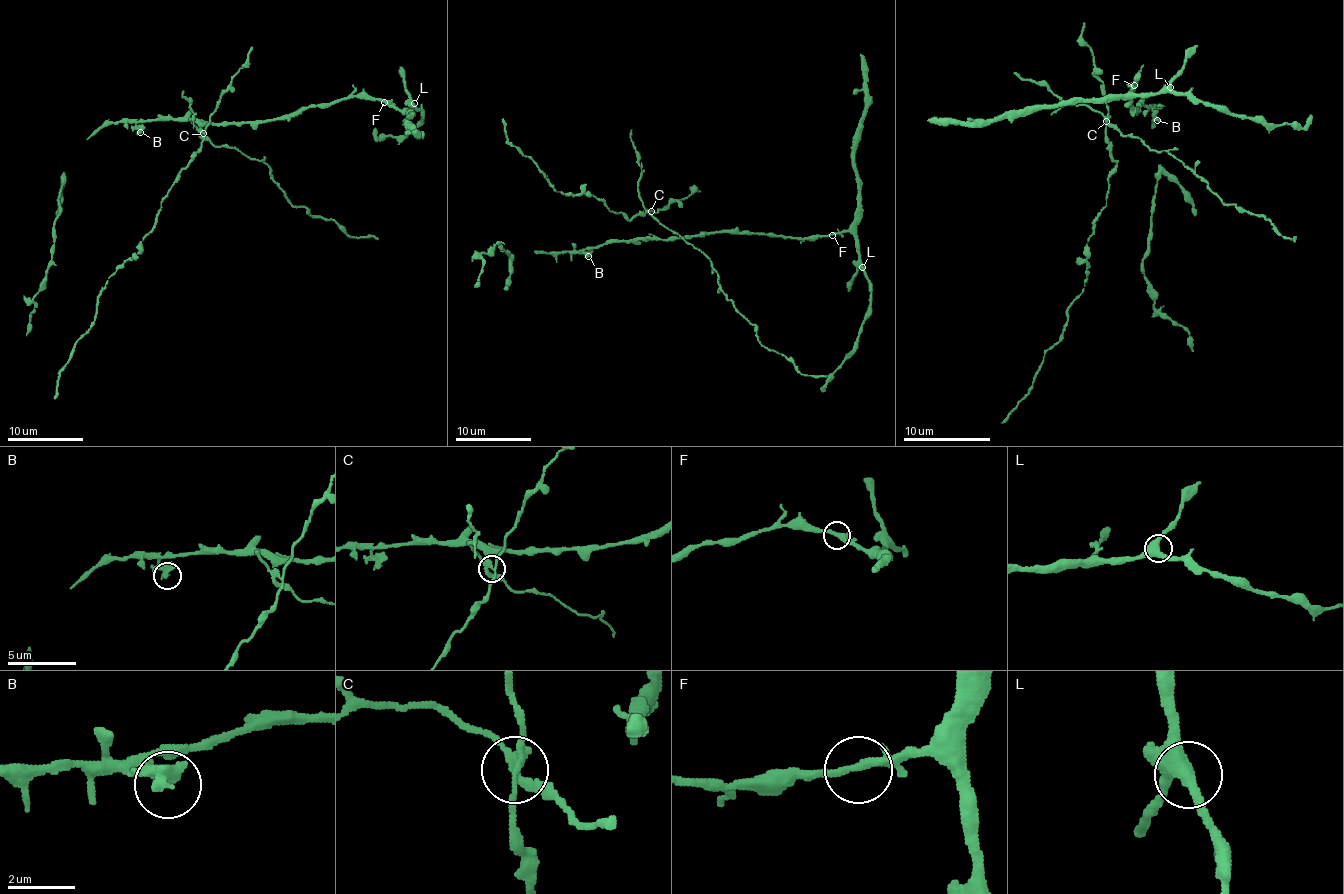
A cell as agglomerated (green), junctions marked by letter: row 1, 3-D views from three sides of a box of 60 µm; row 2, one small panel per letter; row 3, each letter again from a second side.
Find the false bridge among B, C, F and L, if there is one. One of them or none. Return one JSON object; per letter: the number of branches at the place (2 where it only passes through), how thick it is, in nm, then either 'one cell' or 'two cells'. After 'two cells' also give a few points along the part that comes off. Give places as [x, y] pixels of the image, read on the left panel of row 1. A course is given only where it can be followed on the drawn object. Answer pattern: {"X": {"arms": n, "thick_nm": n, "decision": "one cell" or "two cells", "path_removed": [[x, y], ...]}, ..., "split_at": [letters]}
{"B": {"arms": 3, "thick_nm": 240, "decision": "one cell"}, "C": {"arms": 4, "thick_nm": 240, "decision": "two cells", "path_removed": [[203, 134], [213, 145], [262, 159], [294, 206], [333, 220], [348, 235], [378, 239]]}, "F": {"arms": 3, "thick_nm": 240, "decision": "one cell"}, "L": {"arms": 4, "thick_nm": 440, "decision": "one cell"}, "split_at": ["C"]}

